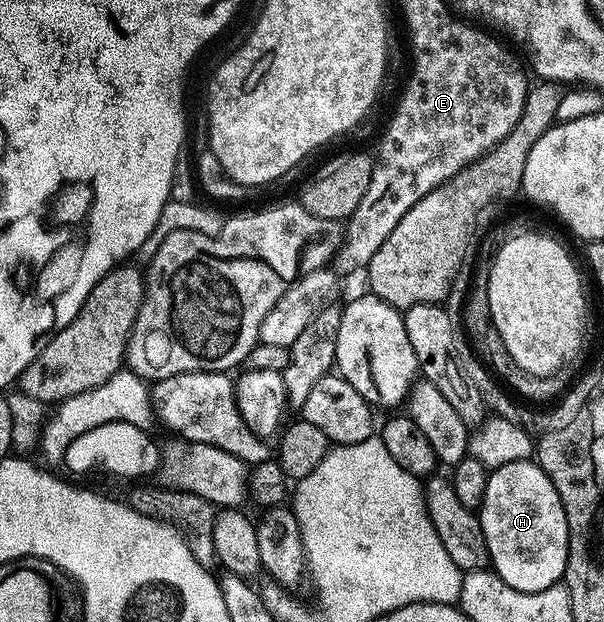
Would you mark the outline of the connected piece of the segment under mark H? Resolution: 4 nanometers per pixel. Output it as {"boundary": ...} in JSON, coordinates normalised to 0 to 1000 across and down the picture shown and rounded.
{"boundary":[[[861,740],[815,754],[793,834],[815,918],[834,939],[861,952],[891,952],[934,928],[942,884],[939,833],[912,768],[889,743]]]}

